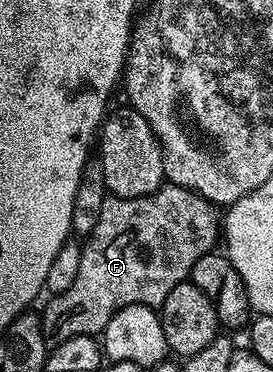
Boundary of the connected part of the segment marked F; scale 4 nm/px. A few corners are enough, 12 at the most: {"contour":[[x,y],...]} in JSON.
{"contour":[[164,184],[108,196],[77,278],[41,310],[54,344],[162,307],[216,249],[221,210]]}

